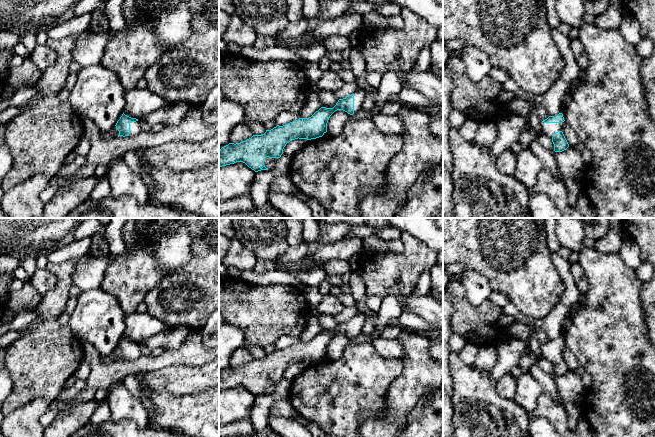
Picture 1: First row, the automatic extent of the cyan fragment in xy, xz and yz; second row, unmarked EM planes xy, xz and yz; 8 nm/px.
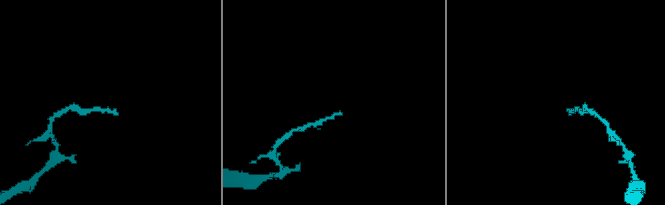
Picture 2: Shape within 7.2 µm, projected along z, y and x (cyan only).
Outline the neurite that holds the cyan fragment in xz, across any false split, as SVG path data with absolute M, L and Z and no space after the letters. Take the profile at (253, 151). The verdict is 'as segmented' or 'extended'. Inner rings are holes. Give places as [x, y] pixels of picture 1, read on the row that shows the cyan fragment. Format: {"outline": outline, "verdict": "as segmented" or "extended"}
{"outline": "M358 89L346 98L339 99L333 108L321 107L309 118L299 118L286 125L277 125L264 134L253 135L240 143L229 143L219 150L219 167L243 162L255 172L273 169L287 143L295 139L316 139L327 132L330 116L337 110L350 115L362 110L366 92Z", "verdict": "extended"}

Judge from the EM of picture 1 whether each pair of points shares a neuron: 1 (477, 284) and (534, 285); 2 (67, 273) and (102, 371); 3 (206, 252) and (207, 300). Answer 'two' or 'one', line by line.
1: two
2: two
3: one

